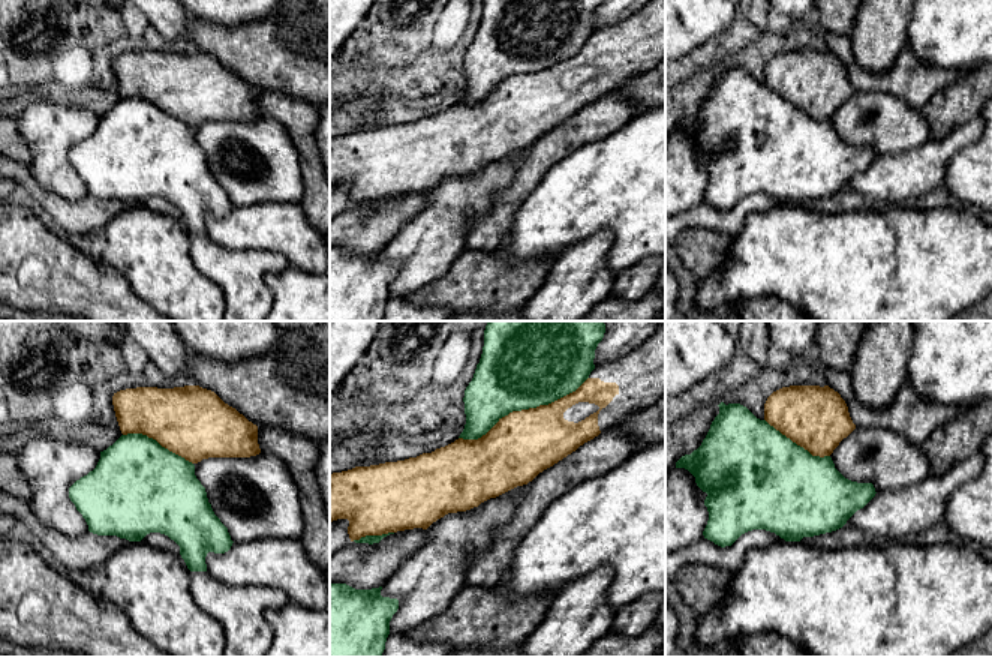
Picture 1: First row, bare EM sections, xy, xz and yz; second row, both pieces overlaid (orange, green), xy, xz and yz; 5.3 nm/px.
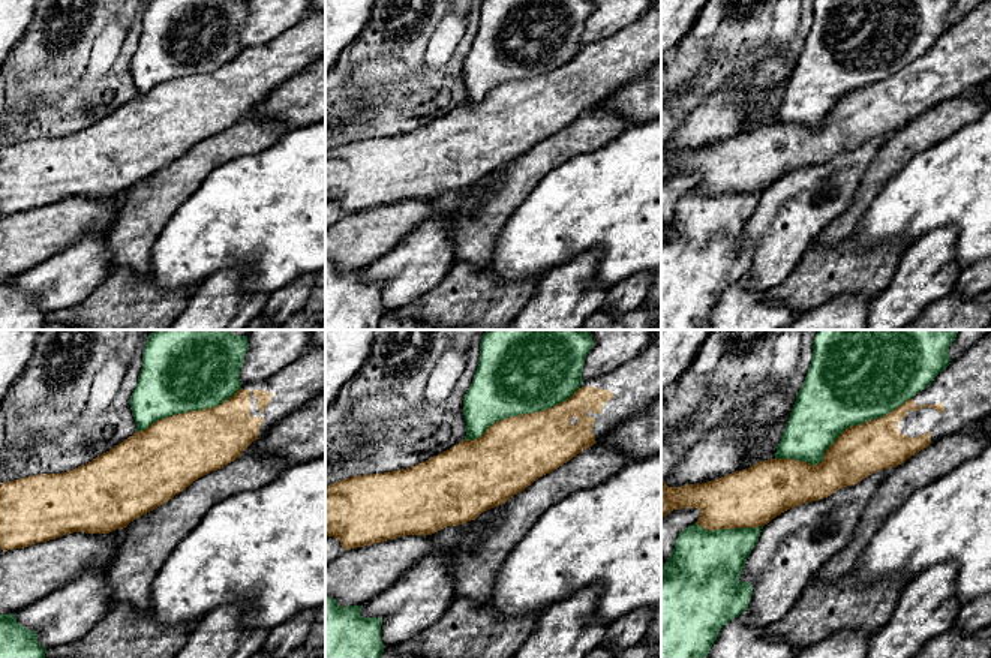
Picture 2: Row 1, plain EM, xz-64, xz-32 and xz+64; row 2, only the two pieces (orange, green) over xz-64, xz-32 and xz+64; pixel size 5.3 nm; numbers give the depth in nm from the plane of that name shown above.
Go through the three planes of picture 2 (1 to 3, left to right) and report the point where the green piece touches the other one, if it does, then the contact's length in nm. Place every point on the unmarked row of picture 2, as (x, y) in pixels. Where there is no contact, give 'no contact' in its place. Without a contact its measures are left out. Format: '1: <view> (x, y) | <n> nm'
1: xz-64 (189, 75) | 600 nm
2: xz-32 (522, 78) | 700 nm
3: xz+64 (840, 99) | 800 nm

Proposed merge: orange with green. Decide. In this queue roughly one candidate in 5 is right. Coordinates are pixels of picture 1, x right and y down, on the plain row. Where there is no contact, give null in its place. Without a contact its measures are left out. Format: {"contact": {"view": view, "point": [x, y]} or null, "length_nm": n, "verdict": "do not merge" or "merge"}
{"contact": {"view": "xz", "point": [523, 74]}, "length_nm": 750, "verdict": "do not merge"}

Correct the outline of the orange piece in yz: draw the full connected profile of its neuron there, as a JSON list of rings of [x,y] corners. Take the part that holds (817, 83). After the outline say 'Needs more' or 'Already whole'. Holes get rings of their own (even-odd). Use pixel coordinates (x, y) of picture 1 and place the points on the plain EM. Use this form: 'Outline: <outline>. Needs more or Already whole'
Outline: [[[790,50],[764,68],[764,84],[812,120],[830,120],[854,93],[848,70],[829,50]]]. Already whole

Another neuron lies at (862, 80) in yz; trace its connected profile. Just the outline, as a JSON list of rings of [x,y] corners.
[[[823,32],[826,50],[841,58],[848,70],[853,87],[859,92],[883,92],[922,110],[929,99],[967,72],[952,75],[946,69],[922,64],[908,51],[887,70],[871,74],[854,62],[850,34]]]

